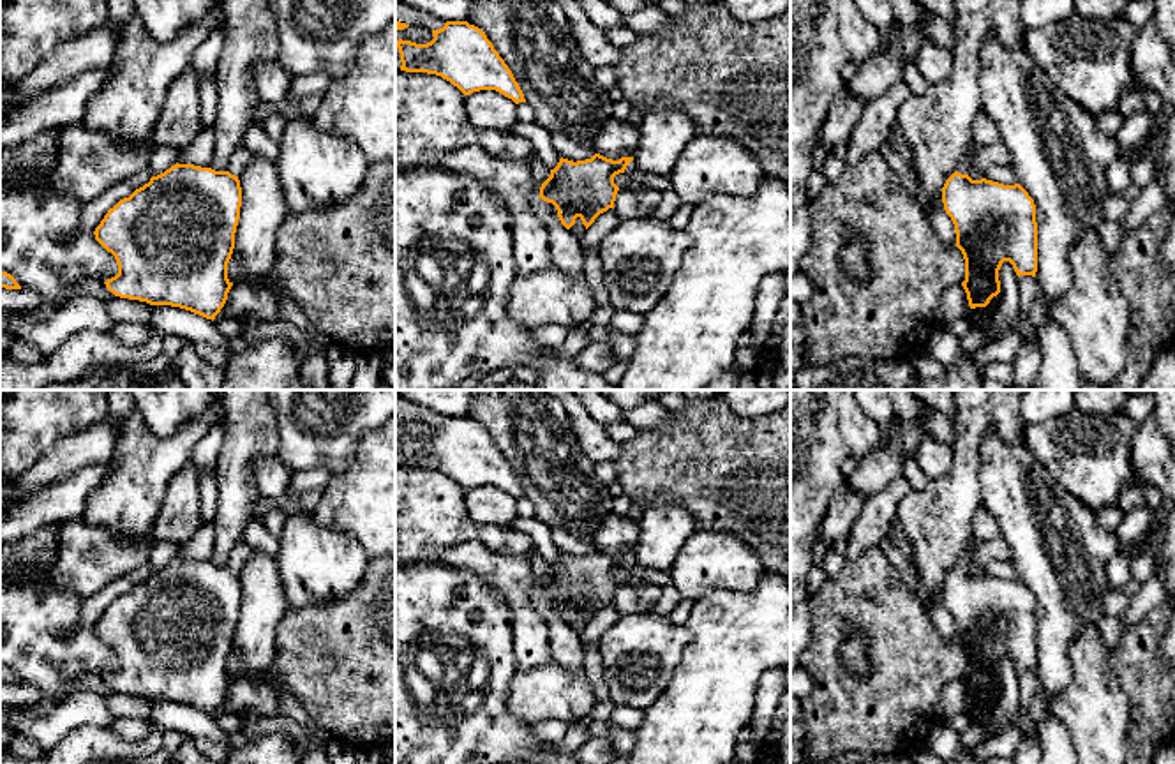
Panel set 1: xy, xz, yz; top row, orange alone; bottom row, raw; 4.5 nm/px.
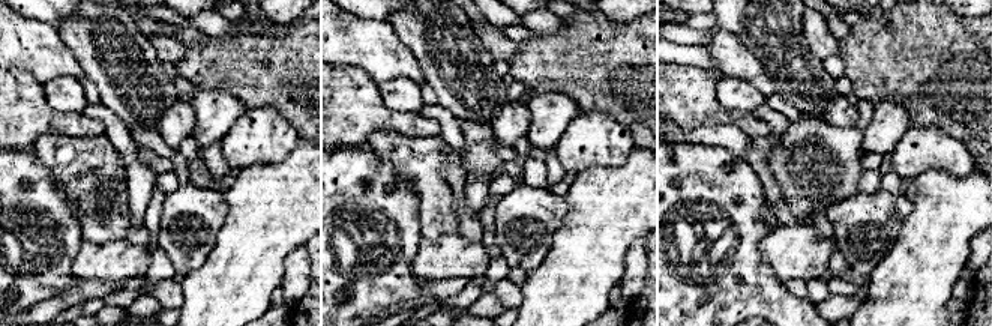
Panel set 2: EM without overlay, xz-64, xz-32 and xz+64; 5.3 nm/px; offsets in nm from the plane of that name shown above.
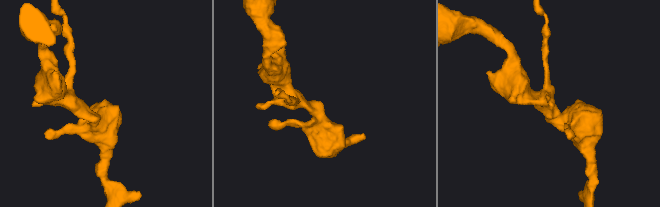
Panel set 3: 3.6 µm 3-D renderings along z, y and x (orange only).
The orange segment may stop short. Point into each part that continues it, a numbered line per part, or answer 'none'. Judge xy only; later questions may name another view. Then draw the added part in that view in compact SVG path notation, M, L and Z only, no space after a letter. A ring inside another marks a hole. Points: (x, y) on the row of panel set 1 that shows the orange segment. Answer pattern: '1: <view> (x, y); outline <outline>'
1: xy (242, 156); outline M247 146L238 148L236 154L233 155L229 166L228 166L228 171L235 176L240 176L247 166L251 155L252 154L249 152Z

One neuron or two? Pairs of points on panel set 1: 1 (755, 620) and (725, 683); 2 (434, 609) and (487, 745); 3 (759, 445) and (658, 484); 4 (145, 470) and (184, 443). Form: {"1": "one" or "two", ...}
{"1": "one", "2": "one", "3": "one", "4": "one"}

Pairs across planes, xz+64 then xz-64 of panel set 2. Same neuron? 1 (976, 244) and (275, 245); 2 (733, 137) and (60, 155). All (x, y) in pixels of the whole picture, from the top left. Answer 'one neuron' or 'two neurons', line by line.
1: two neurons
2: one neuron

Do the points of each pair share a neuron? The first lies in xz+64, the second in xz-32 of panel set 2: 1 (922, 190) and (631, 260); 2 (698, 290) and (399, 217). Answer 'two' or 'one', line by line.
1: two
2: one

